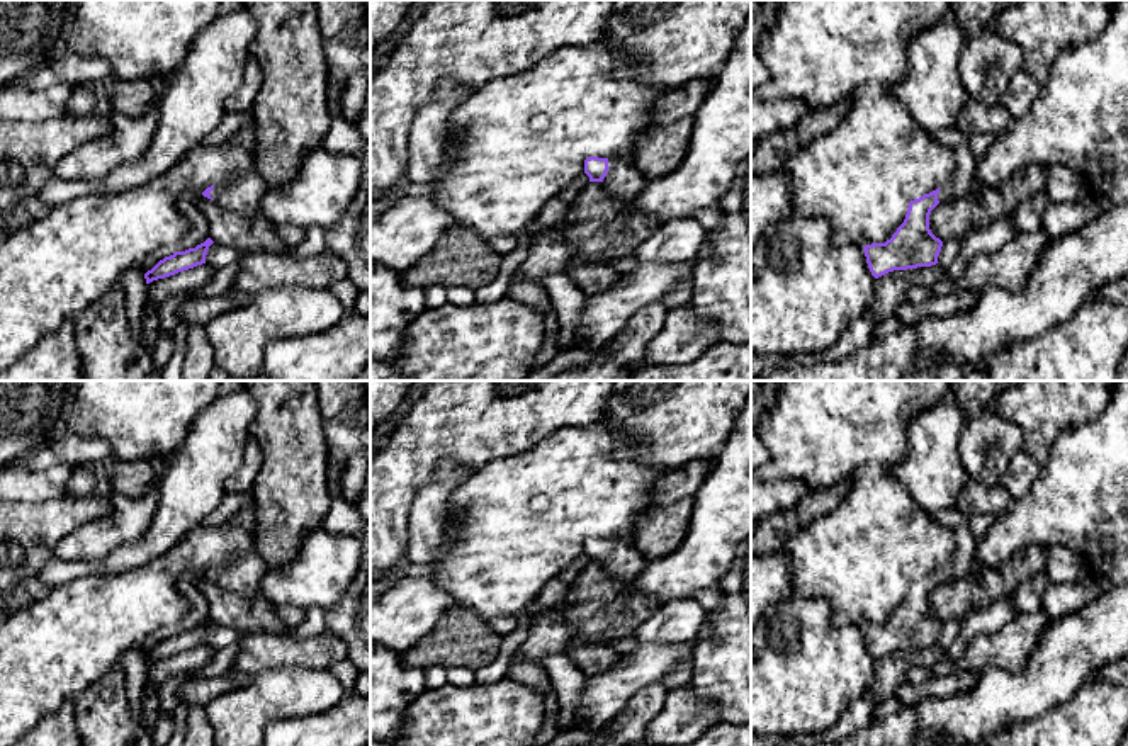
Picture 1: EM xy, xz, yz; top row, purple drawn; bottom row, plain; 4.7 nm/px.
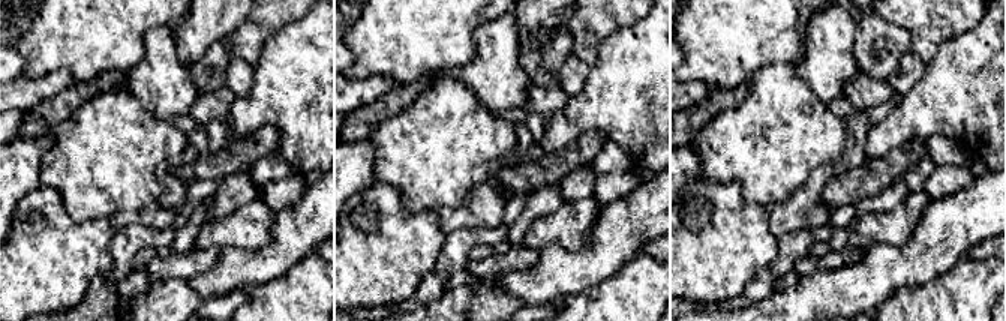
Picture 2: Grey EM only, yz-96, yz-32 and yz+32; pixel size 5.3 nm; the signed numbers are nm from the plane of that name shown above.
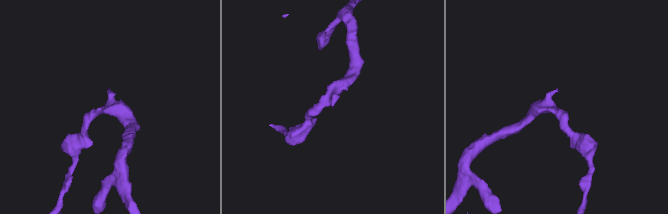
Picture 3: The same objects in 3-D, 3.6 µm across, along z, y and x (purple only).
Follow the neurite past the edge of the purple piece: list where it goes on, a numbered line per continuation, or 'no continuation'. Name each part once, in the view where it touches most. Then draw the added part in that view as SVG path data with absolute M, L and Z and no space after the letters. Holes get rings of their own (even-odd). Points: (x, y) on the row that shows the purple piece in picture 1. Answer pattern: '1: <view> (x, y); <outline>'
1: xz (624, 180); M608 158L608 167L606 177L601 182L603 189L622 202L634 202L646 189L647 178L634 161L625 158Z

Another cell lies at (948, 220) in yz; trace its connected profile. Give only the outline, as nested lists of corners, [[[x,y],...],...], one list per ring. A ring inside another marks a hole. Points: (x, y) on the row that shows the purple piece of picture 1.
[[[1029,165],[997,187],[982,187],[968,197],[939,202],[929,214],[929,229],[943,243],[963,238],[1011,216],[1019,204],[1045,192],[1046,165]]]

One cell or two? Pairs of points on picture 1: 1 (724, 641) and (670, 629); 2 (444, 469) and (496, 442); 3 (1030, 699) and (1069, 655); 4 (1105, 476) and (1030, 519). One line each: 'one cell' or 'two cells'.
1: one cell
2: two cells
3: one cell
4: one cell

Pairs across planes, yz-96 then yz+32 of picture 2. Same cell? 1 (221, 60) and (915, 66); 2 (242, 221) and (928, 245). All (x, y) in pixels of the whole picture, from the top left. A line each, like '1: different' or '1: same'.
1: different
2: different

